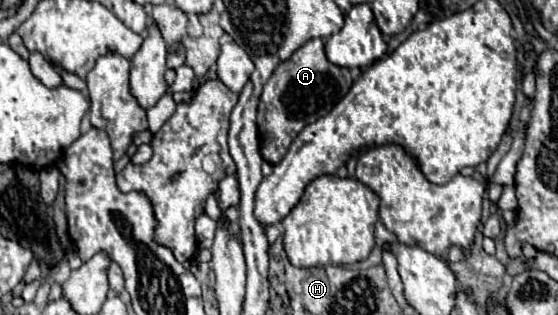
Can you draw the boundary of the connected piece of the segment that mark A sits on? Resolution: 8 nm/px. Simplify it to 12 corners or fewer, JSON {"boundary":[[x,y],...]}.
{"boundary":[[321,38],[279,64],[263,86],[263,160],[295,136],[349,92],[349,68]]}

